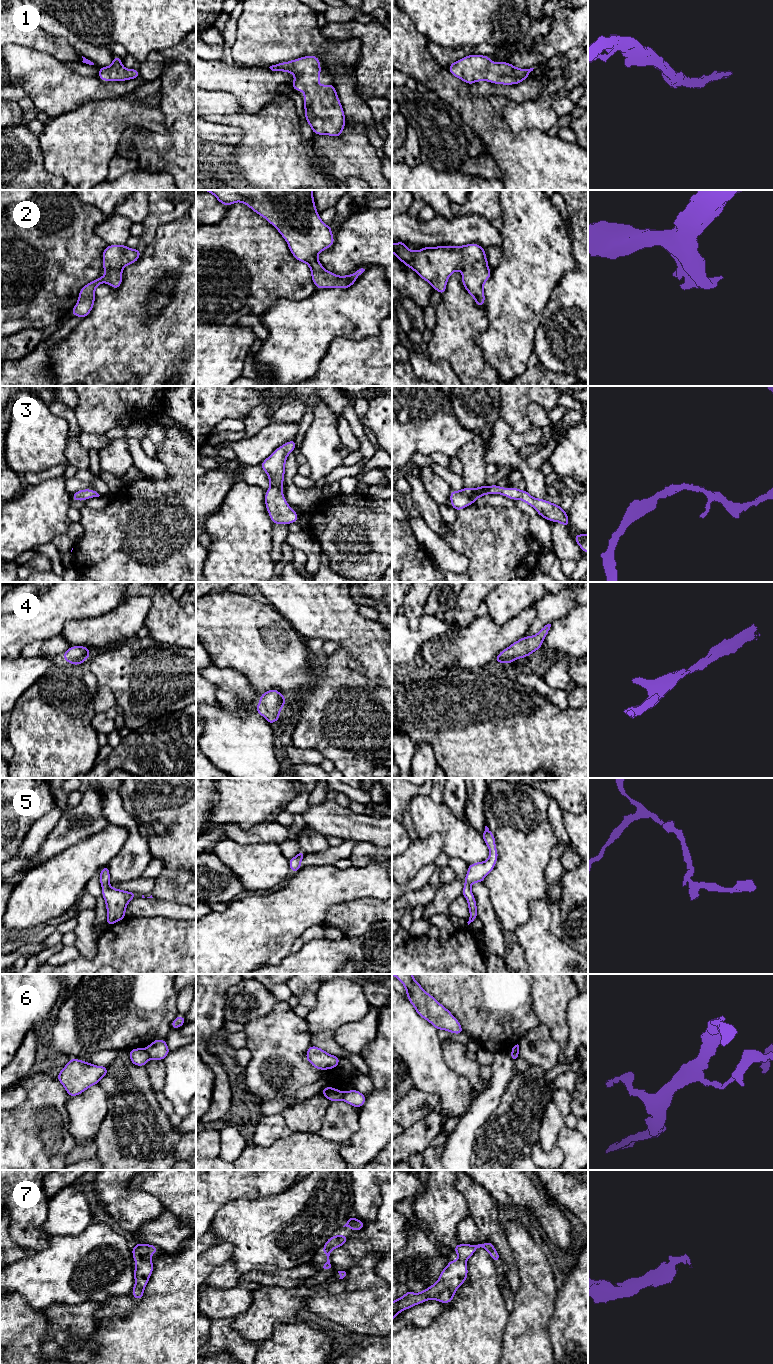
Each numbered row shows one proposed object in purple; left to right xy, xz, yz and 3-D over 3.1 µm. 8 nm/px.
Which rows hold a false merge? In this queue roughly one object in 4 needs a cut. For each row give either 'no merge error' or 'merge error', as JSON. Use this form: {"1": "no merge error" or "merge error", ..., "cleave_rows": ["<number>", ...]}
{"1": "no merge error", "2": "no merge error", "3": "no merge error", "4": "no merge error", "5": "no merge error", "6": "merge error", "7": "no merge error", "cleave_rows": ["6"]}

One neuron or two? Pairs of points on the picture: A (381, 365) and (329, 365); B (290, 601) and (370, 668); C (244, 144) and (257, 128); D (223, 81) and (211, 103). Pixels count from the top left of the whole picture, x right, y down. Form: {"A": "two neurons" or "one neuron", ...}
{"A": "one neuron", "B": "one neuron", "C": "one neuron", "D": "two neurons"}

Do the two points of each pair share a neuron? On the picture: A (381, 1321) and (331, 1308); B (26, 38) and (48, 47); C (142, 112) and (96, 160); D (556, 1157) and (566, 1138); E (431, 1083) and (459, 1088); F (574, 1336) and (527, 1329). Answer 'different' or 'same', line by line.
A: same
B: same
C: same
D: different
E: same
F: different

